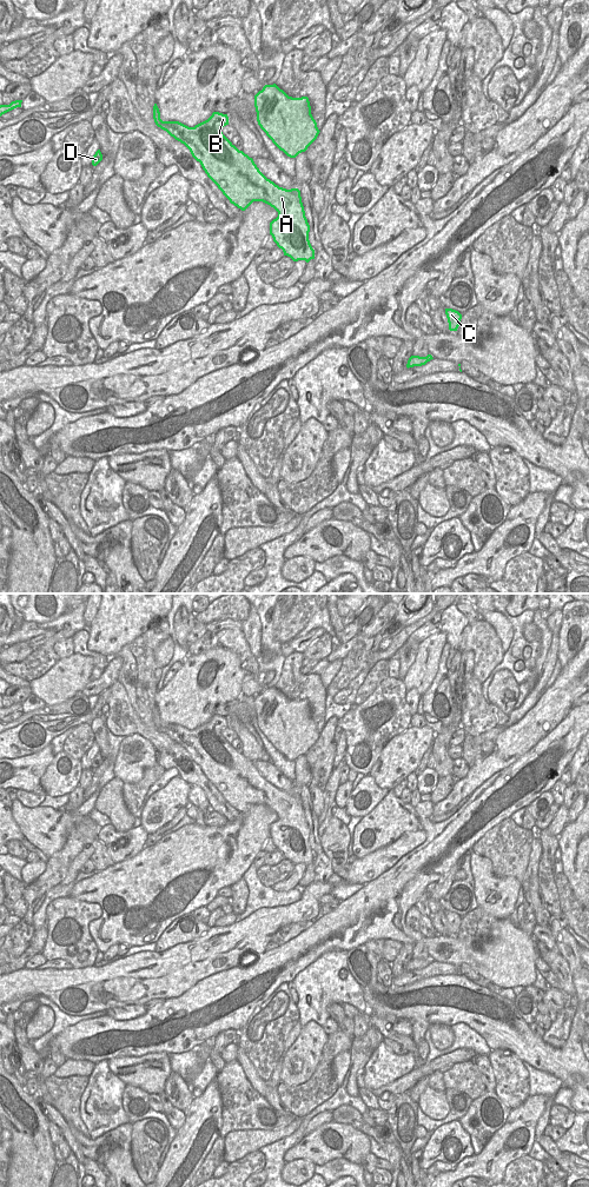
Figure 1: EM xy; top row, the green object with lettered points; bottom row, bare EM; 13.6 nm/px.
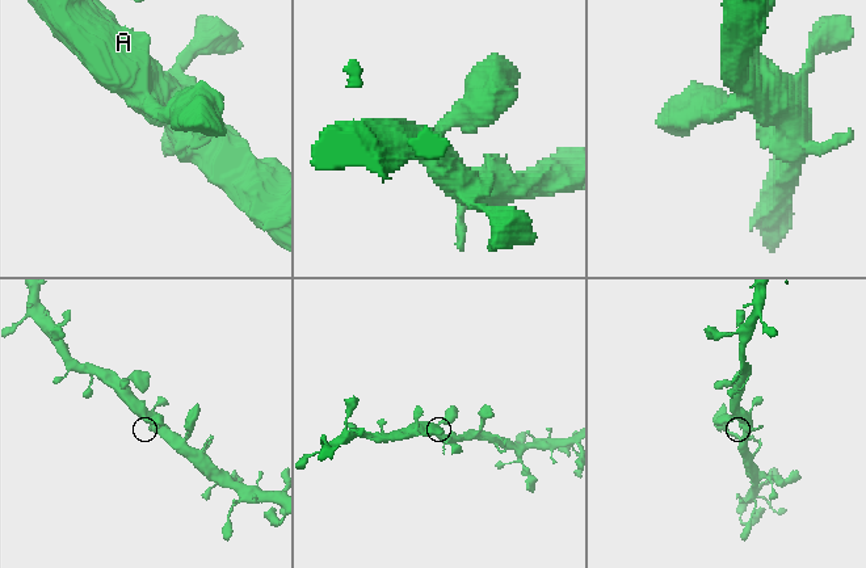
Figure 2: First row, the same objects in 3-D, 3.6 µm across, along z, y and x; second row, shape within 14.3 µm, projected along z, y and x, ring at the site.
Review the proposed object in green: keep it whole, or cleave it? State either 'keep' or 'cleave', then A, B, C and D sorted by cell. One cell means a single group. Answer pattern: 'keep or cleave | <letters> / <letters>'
keep | A B C D

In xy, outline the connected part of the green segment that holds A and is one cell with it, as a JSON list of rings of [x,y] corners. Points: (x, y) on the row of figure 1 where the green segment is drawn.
[[[154,104],[153,119],[158,127],[166,131],[176,140],[184,144],[192,157],[200,163],[207,177],[218,186],[231,204],[245,211],[253,201],[263,201],[278,212],[278,217],[270,223],[270,234],[284,256],[293,261],[315,259],[315,250],[309,240],[310,225],[305,217],[300,191],[298,188],[286,190],[279,187],[267,179],[257,167],[253,159],[239,151],[221,132],[229,125],[227,114],[213,112],[212,115],[196,125],[188,127],[179,121],[163,121],[160,112]]]

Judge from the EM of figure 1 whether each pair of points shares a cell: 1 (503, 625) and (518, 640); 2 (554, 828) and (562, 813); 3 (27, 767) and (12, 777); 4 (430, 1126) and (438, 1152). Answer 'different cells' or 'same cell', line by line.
1: different cells
2: same cell
3: same cell
4: different cells

